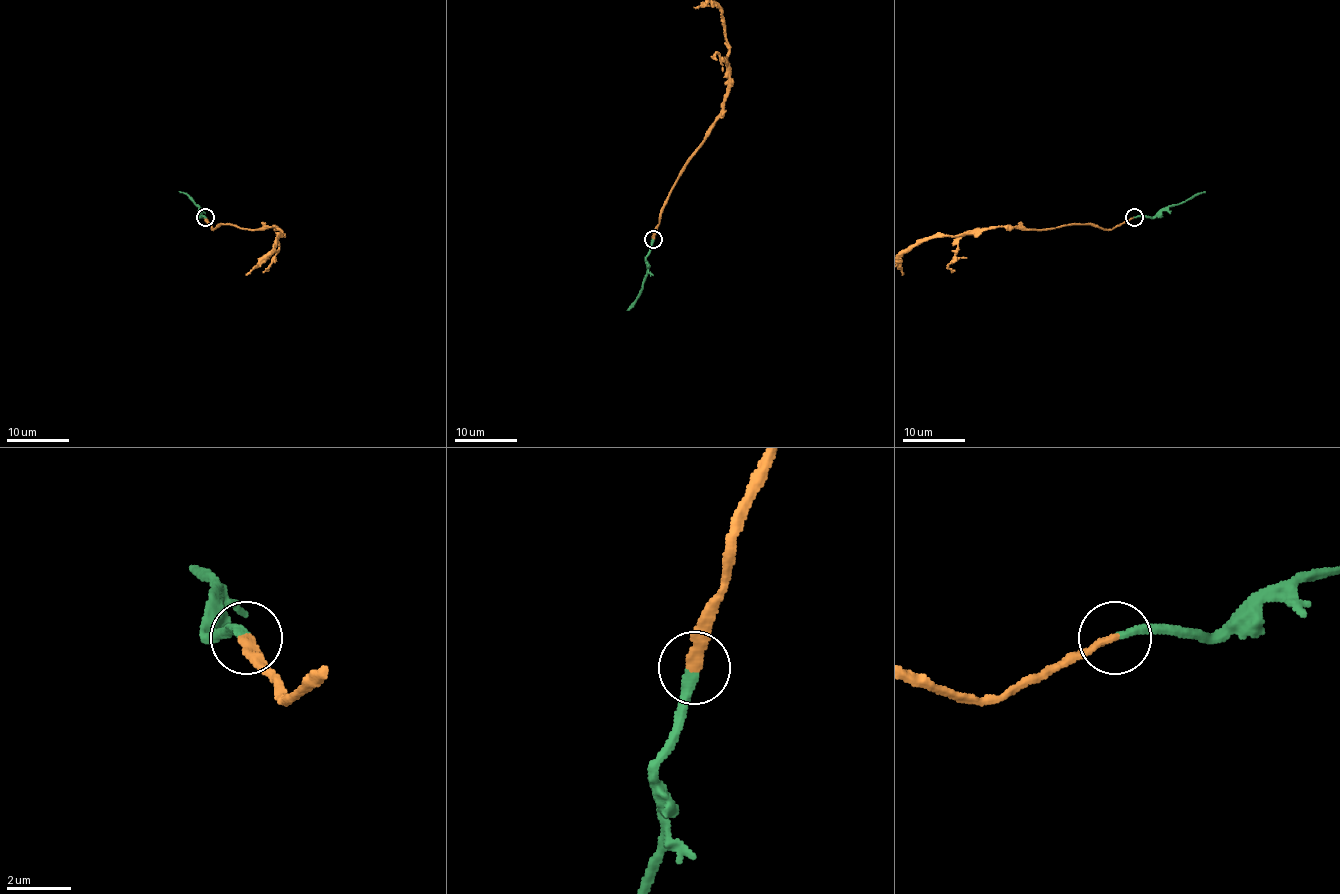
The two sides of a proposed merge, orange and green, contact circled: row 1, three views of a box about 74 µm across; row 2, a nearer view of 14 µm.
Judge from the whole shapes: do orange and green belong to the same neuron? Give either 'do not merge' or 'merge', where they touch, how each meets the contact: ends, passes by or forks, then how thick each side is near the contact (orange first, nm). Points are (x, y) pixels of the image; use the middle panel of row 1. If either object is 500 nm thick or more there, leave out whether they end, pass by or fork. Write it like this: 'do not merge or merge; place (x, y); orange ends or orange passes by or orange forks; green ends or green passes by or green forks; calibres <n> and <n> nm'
merge; place (653, 239); orange ends; green ends; calibres 260 and 280 nm

